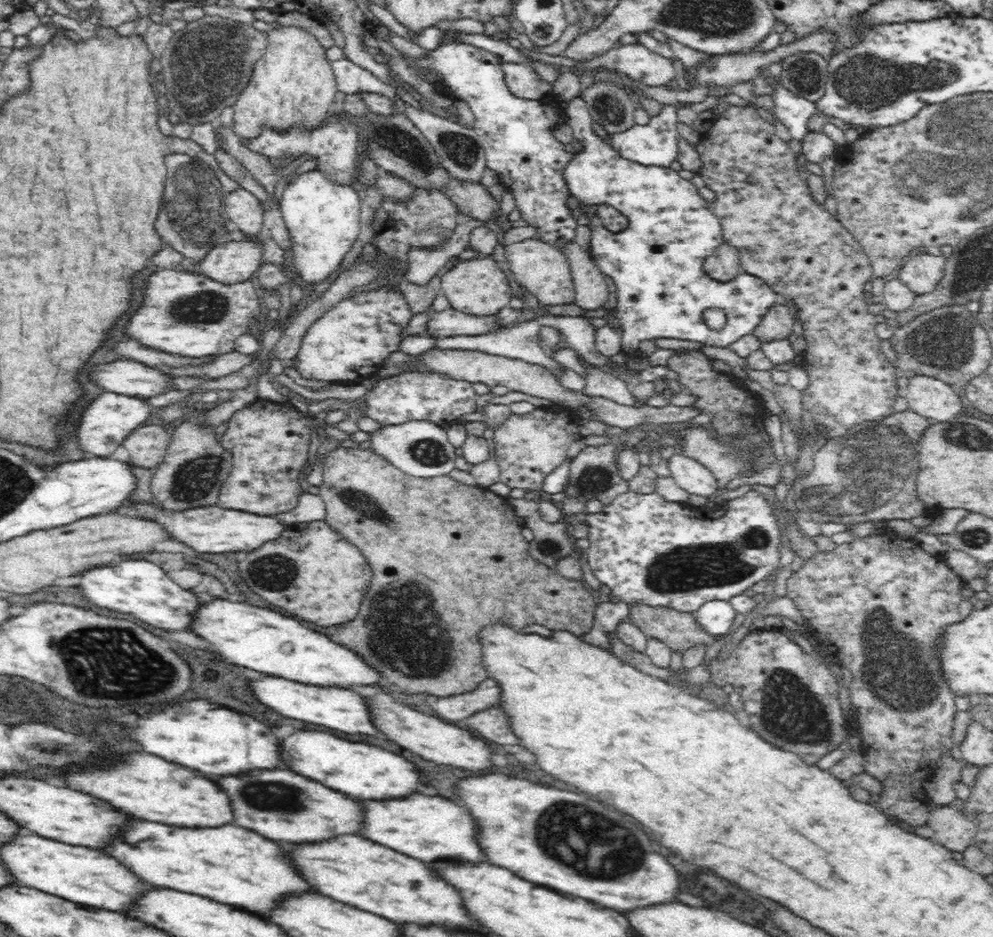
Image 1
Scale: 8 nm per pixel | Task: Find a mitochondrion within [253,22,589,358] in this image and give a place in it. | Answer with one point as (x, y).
(402, 144)

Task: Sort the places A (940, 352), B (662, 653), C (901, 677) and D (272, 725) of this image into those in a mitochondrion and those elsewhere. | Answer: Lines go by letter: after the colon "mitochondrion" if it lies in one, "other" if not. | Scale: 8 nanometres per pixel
A: mitochondrion
B: other
C: mitochondrion
D: other

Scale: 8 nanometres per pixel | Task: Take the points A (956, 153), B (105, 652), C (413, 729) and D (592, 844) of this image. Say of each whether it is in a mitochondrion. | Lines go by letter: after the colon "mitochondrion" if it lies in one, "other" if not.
A: mitochondrion
B: mitochondrion
C: other
D: mitochondrion

